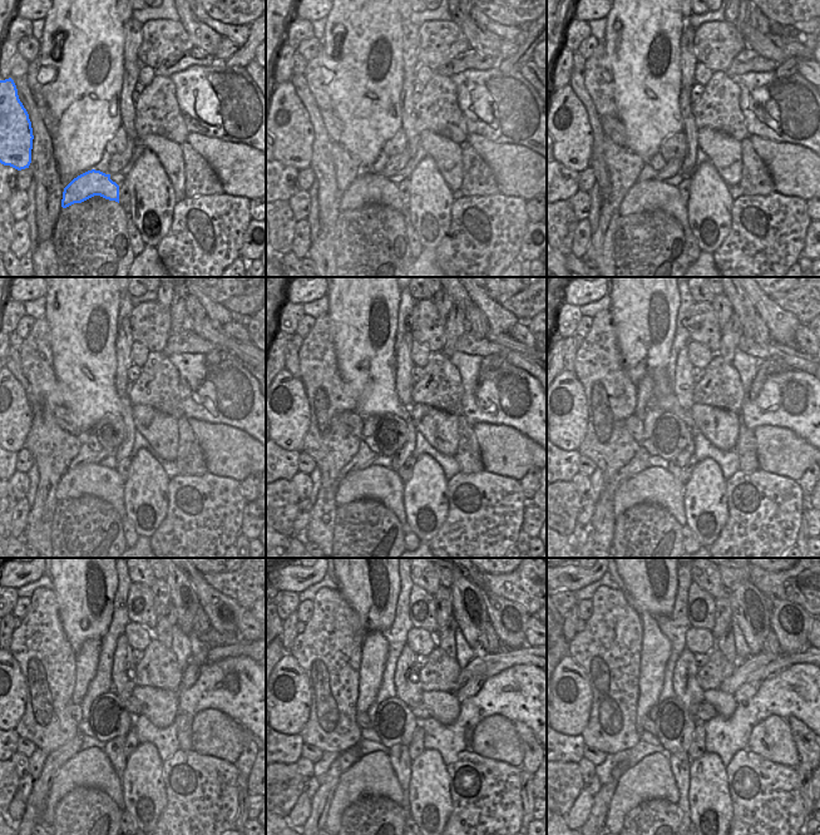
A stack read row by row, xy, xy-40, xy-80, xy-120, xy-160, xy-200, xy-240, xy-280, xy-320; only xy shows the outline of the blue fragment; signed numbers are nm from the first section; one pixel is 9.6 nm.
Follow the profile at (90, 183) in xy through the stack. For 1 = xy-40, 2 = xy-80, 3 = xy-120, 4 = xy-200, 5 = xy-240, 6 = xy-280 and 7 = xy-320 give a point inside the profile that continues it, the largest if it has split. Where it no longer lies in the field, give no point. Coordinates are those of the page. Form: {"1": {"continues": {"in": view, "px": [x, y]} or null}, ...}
{"1": {"continues": {"in": "xy-40", "px": [367, 187]}}, "2": {"continues": {"in": "xy-80", "px": [652, 194]}}, "3": {"continues": {"in": "xy-120", "px": [90, 479]}}, "4": {"continues": {"in": "xy-200", "px": [657, 485]}}, "5": {"continues": {"in": "xy-240", "px": [92, 767]}}, "6": {"continues": {"in": "xy-280", "px": [373, 775]}}, "7": {"continues": {"in": "xy-320", "px": [651, 779]}}}

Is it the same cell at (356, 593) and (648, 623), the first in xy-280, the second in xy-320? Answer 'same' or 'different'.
different

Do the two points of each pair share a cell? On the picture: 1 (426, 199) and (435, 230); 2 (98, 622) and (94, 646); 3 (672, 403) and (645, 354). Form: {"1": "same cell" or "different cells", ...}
{"1": "same cell", "2": "different cells", "3": "same cell"}

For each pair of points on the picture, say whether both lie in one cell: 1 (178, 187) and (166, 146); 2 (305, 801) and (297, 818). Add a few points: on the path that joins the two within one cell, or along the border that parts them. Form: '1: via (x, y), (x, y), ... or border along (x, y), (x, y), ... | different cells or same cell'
1: via (176, 177), (172, 173), (172, 159), (169, 156) | same cell
2: via (304, 805), (299, 814) | same cell

